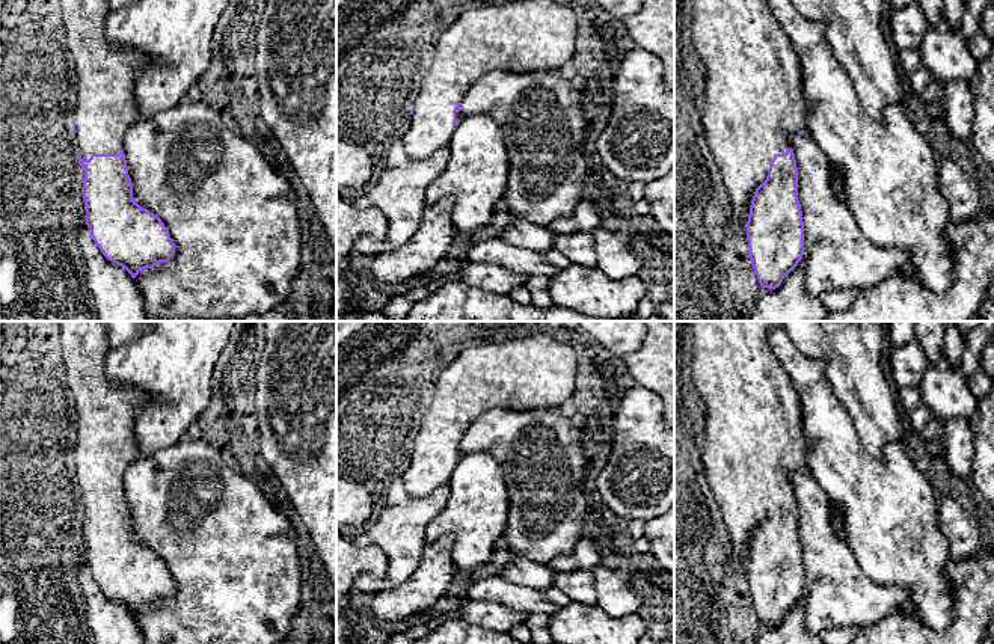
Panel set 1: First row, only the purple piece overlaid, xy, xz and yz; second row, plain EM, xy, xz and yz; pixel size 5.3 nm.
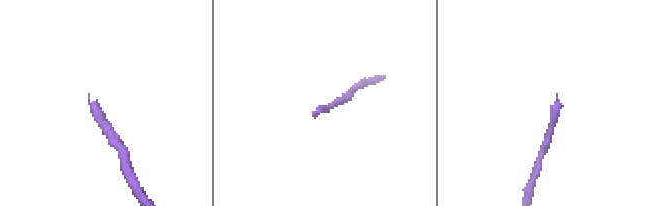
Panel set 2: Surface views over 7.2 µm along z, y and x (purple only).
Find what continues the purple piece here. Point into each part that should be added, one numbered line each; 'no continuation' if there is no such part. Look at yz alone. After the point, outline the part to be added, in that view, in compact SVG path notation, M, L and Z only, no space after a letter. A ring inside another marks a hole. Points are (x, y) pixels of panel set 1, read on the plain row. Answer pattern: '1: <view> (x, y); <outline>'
1: yz (754, 441); M694 321L691 376L706 406L704 448L700 454L704 477L721 513L721 528L727 532L732 564L748 560L756 526L768 514L769 499L790 486L790 475L802 469L808 474L808 440L802 433L801 403L790 377L774 356L768 335L783 321Z

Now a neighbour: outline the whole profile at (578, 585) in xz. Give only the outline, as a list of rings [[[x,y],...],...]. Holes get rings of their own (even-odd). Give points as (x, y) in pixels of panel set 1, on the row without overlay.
[[[591,570],[560,572],[554,576],[552,585],[566,593],[570,602],[587,606],[597,605]]]

